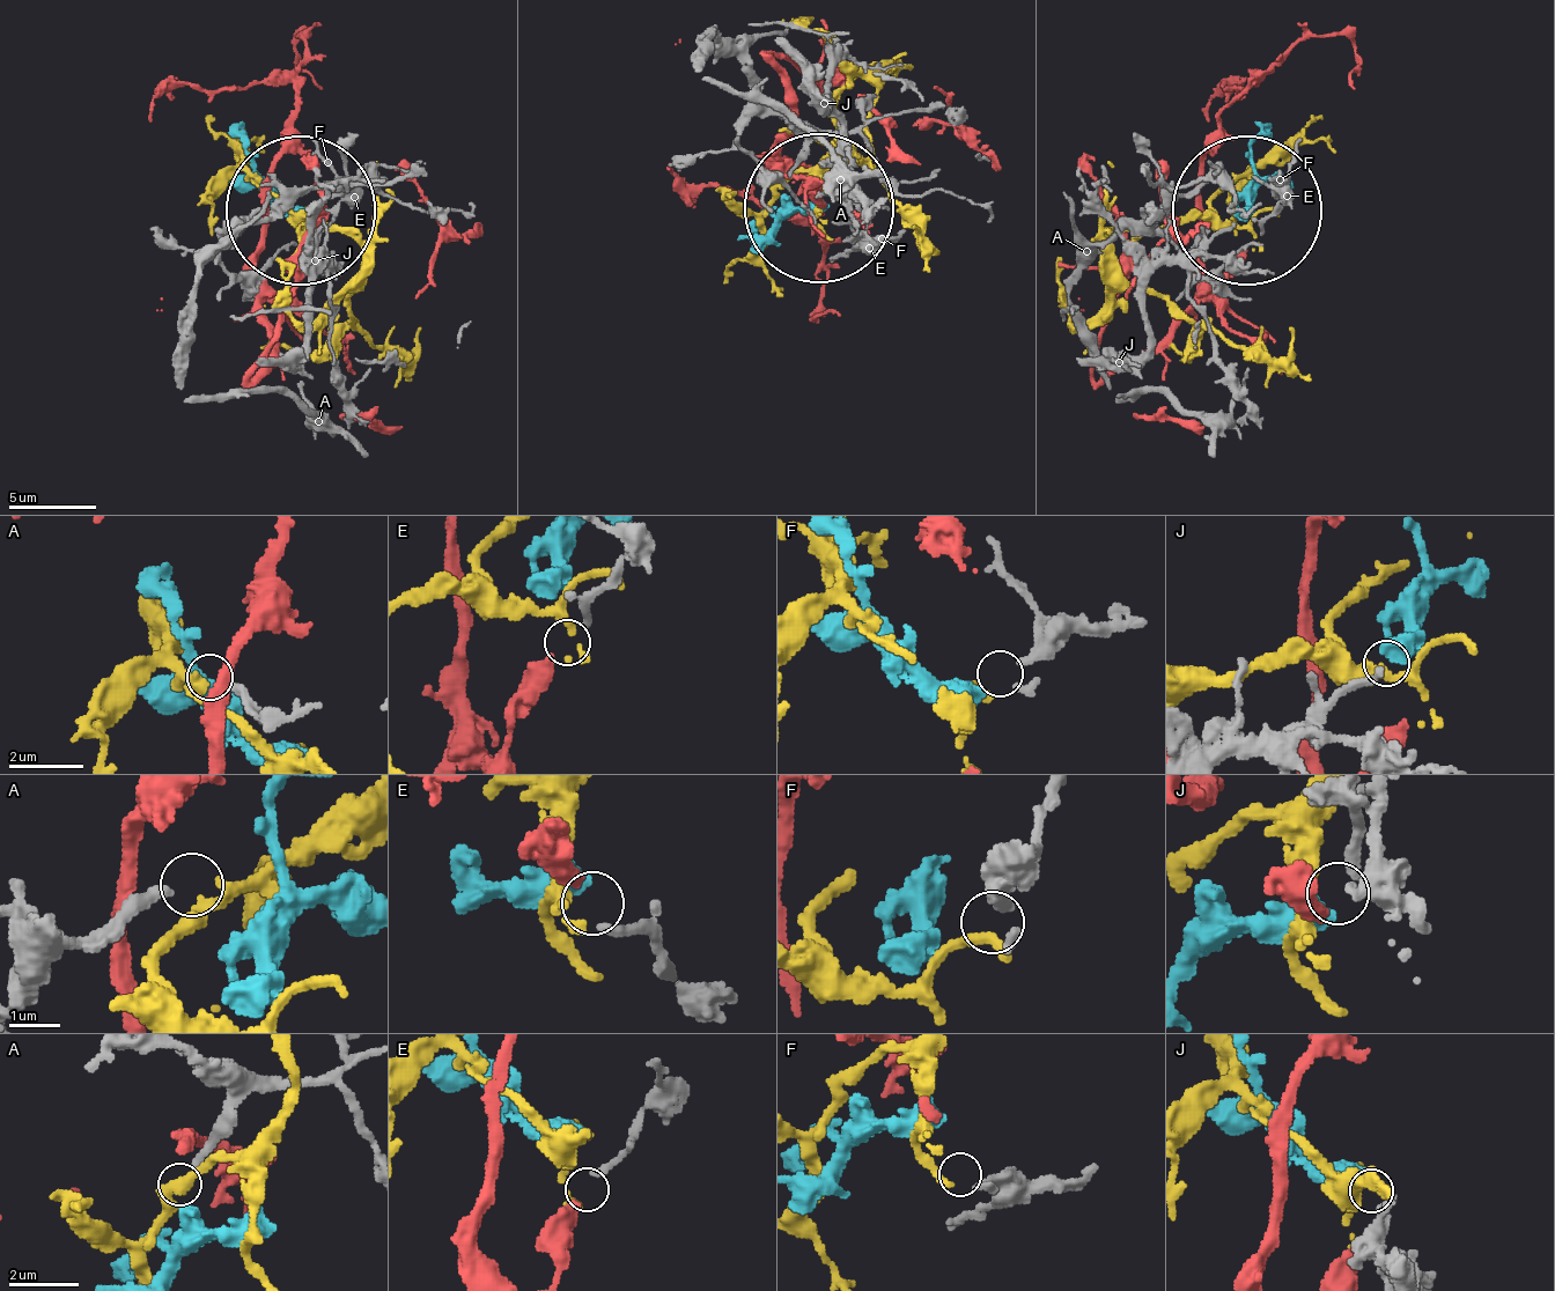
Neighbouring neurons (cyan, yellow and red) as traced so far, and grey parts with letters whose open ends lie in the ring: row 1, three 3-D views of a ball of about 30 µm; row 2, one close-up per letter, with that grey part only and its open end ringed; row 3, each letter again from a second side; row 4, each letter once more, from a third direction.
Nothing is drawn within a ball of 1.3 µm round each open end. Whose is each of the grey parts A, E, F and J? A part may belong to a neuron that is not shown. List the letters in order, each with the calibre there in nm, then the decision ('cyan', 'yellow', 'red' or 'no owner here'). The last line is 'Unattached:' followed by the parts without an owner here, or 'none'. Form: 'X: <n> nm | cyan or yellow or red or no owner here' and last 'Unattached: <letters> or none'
A: 240 nm | no owner here
E: 170 nm | red
F: 170 nm | yellow
J: 200 nm | cyan
Unattached: A

